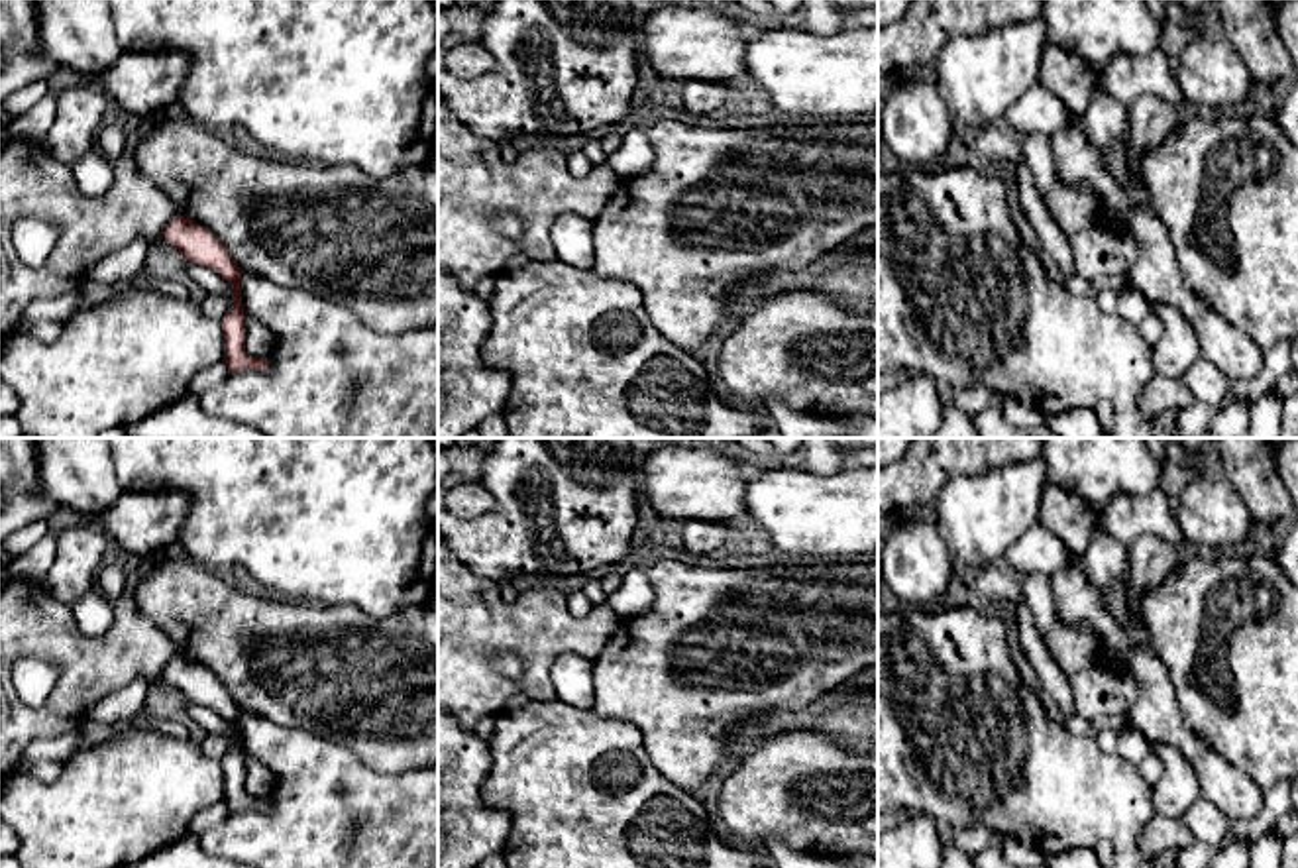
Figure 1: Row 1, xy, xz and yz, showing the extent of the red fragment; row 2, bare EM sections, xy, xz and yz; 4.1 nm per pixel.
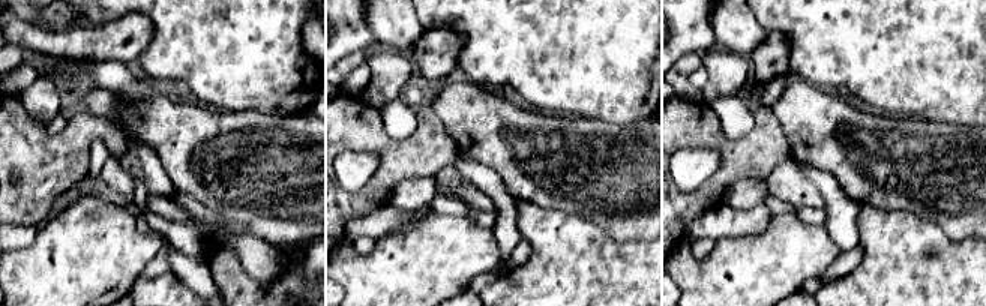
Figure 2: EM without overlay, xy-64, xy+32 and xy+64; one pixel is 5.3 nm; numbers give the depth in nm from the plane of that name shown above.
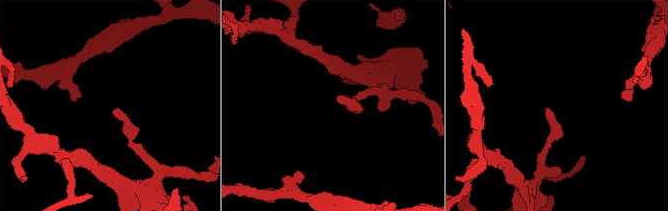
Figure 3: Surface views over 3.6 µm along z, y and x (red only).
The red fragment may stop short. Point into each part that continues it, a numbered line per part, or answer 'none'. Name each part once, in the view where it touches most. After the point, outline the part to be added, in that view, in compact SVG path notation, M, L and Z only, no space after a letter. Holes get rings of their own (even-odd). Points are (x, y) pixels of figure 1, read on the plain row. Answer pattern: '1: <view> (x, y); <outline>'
none

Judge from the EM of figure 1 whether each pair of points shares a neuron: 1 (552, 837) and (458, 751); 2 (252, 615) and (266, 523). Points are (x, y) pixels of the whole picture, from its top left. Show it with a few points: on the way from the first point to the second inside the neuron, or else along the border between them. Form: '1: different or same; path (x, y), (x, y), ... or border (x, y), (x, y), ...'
1: different; border (486, 741), (491, 772), (482, 798), (509, 817)
2: different; border (270, 594), (315, 605)

